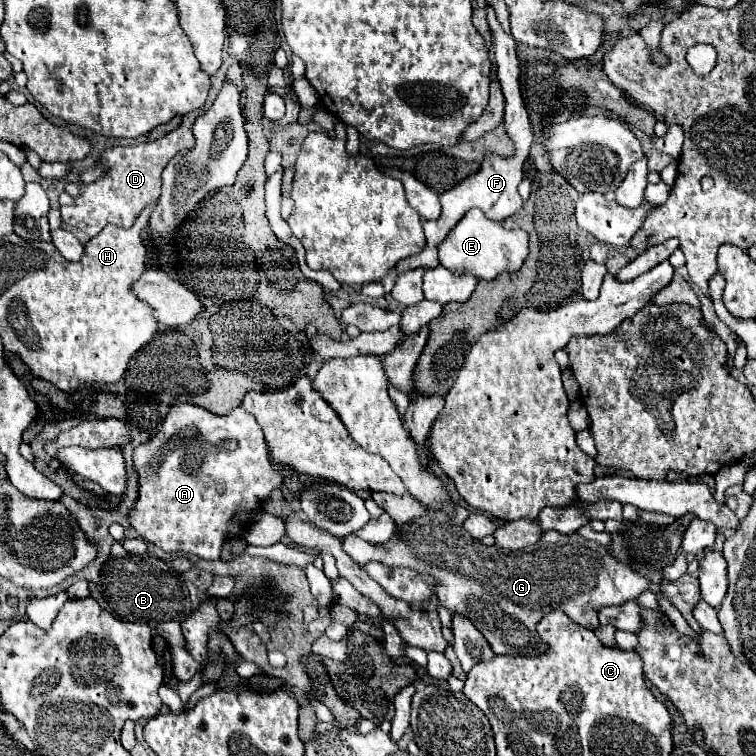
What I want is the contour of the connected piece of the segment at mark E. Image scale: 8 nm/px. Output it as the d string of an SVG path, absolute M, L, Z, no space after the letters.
M473 209L469 211L469 215L465 215L465 219L461 219L461 223L457 223L457 227L439 245L439 261L449 271L465 271L465 275L473 275L475 279L493 281L503 271L515 275L521 269L525 257L529 255L527 239L527 231L505 229L503 223L491 221L479 209Z

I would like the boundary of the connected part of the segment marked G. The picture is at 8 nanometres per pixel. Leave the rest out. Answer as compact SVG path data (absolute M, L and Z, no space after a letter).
M419 517L393 533L387 545L373 545L357 535L347 535L341 547L359 565L381 561L409 567L439 579L437 599L453 613L461 613L485 635L497 655L543 655L549 645L539 639L535 625L553 609L563 609L577 625L597 629L597 609L637 599L649 589L649 581L629 571L603 545L583 539L579 533L561 535L547 531L525 551L497 551L473 539L463 527L441 523L439 517Z

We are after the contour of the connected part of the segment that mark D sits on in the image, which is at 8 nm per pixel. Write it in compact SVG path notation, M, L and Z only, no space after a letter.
M177 127L175 131L167 133L165 137L145 143L145 145L135 145L135 147L113 147L107 149L101 157L99 163L109 165L109 173L93 183L83 185L83 195L75 199L75 205L71 207L61 207L61 217L63 223L83 229L87 235L97 235L105 225L113 223L117 227L129 229L133 227L135 219L141 215L141 211L155 203L161 195L161 173L165 165L181 151L194 147L195 138L191 129L187 127Z

